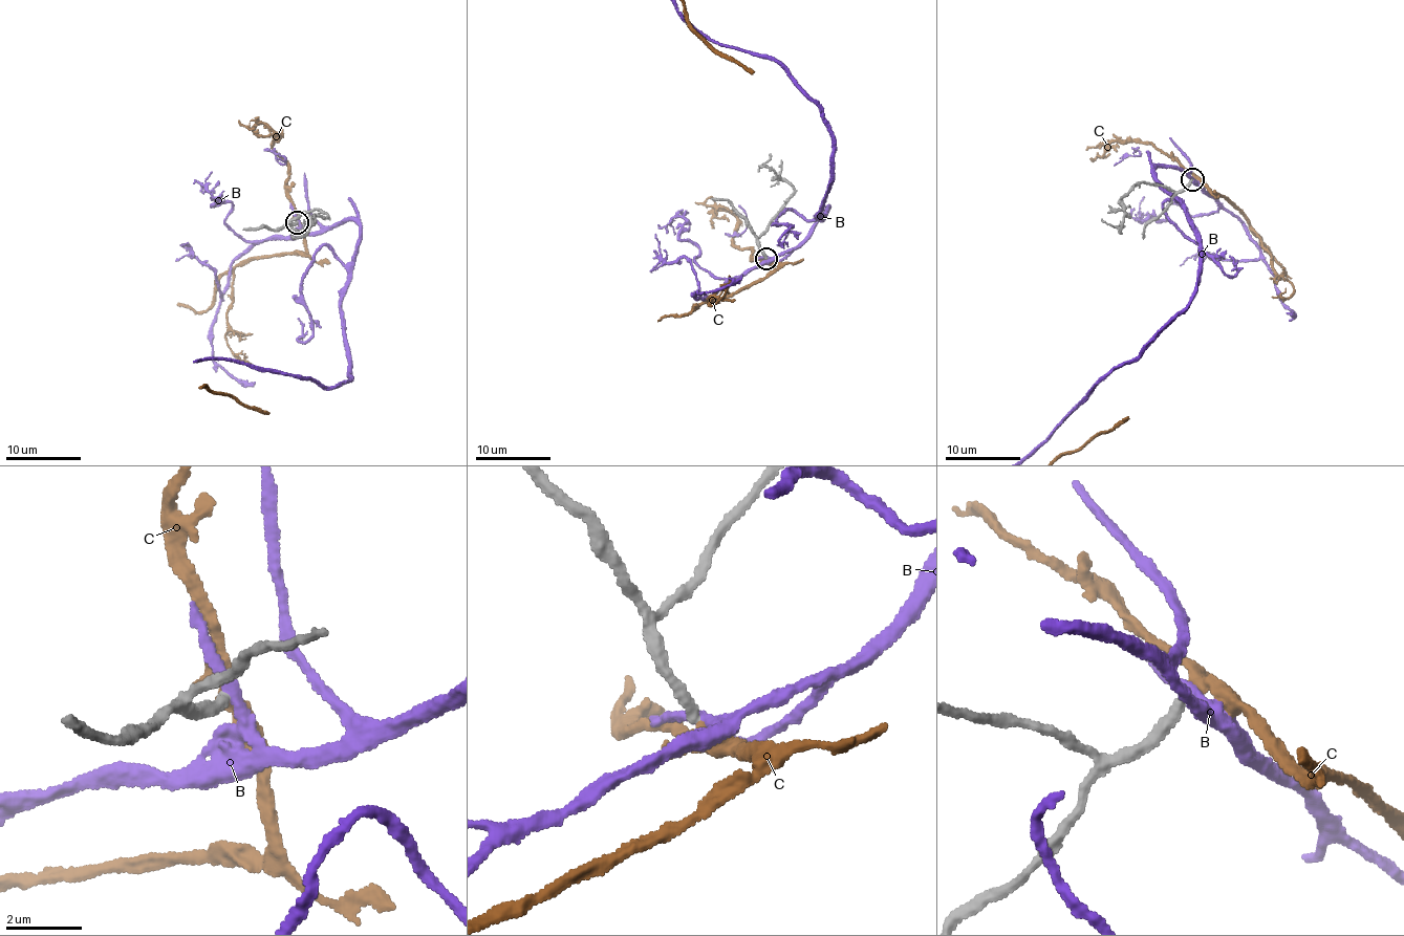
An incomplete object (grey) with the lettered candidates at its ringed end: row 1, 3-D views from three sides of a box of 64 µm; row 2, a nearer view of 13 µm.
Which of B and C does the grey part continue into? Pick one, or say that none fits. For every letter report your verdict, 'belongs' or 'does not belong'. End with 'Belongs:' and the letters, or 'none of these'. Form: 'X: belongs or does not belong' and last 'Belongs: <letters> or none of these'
B: does not belong
C: belongs
Belongs: C

